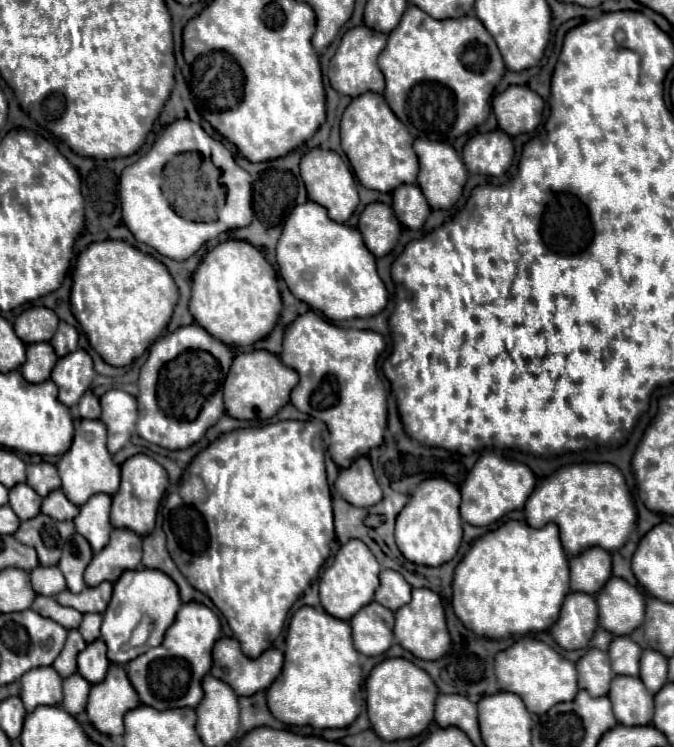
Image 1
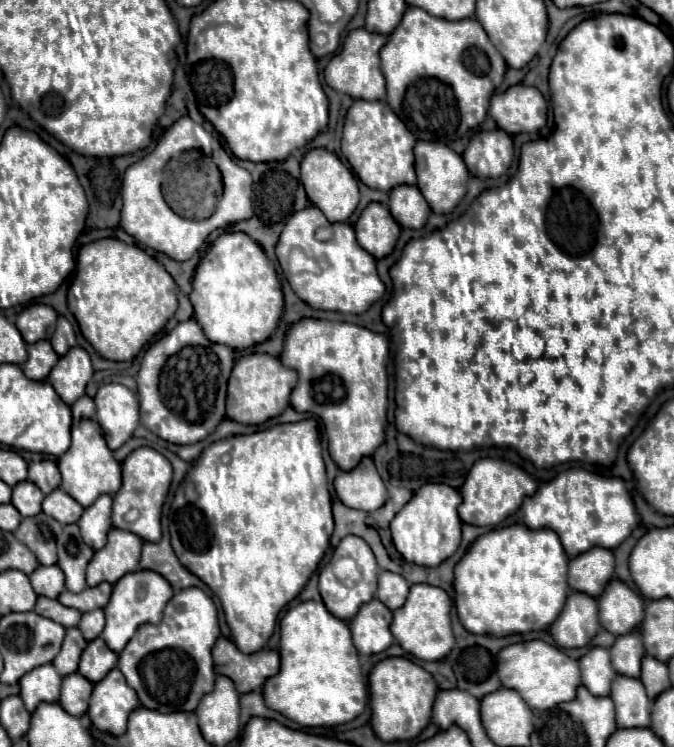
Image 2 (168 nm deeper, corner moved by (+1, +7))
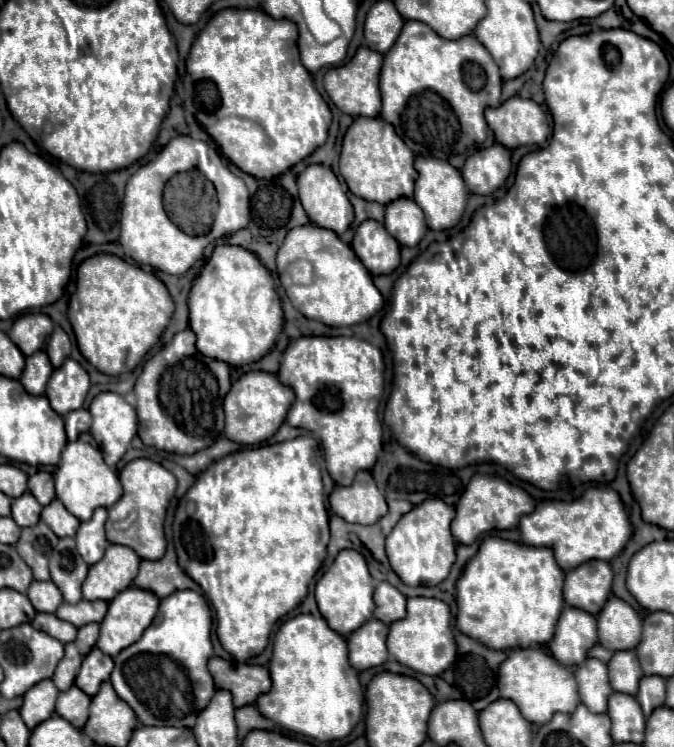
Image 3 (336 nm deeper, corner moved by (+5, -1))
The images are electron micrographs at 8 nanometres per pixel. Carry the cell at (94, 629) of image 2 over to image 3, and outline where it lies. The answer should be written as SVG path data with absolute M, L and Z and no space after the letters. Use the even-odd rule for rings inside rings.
M85 624L85 626L79 628L75 644L77 644L81 656L85 656L85 654L91 652L91 648L97 642L97 636L99 636L99 624Z

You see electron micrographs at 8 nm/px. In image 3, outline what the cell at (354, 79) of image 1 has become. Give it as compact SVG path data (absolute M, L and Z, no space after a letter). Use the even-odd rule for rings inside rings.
M365 46L357 50L357 54L343 66L335 66L325 74L325 90L333 104L343 112L353 118L357 116L379 116L381 112L381 94L379 94L379 84L377 84L377 72L381 72L381 60L383 56L379 52L373 52Z

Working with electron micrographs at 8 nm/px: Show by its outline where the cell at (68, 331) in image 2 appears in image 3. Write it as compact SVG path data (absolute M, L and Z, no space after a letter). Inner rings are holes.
M57 326L47 344L47 356L53 364L53 368L59 368L63 364L63 360L70 355L71 349L72 344L68 335Z

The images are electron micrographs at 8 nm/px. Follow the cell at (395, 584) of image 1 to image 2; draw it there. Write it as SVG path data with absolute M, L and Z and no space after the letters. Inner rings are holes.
M381 572L379 574L379 588L377 588L377 598L389 608L389 610L397 610L405 604L409 594L409 582L395 572Z

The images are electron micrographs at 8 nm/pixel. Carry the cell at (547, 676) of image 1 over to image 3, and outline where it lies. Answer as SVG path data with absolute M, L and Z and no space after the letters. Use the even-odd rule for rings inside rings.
M519 648L509 654L499 668L499 692L501 698L513 700L517 708L521 708L521 716L525 716L525 720L539 726L547 724L555 712L573 712L573 708L579 704L573 672L537 648Z

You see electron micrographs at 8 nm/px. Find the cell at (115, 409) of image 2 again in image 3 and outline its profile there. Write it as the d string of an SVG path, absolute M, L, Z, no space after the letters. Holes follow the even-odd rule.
M101 392L93 398L89 412L93 416L91 436L99 444L105 462L113 468L137 434L135 408L115 392Z

